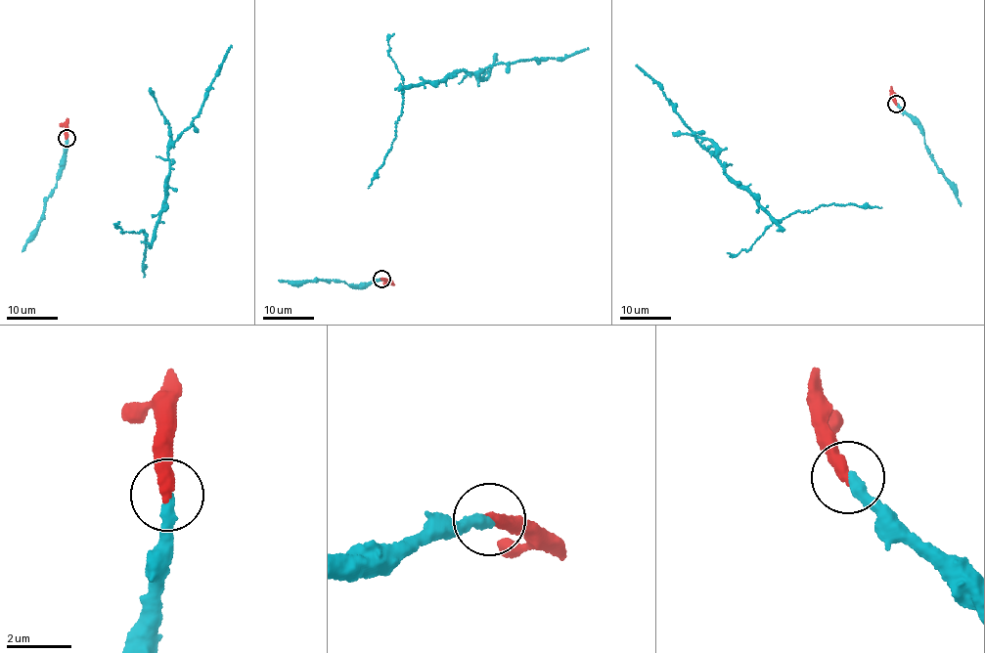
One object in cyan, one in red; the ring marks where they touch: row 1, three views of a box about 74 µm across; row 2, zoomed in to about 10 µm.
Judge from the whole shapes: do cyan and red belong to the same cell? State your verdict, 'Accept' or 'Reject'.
Accept

